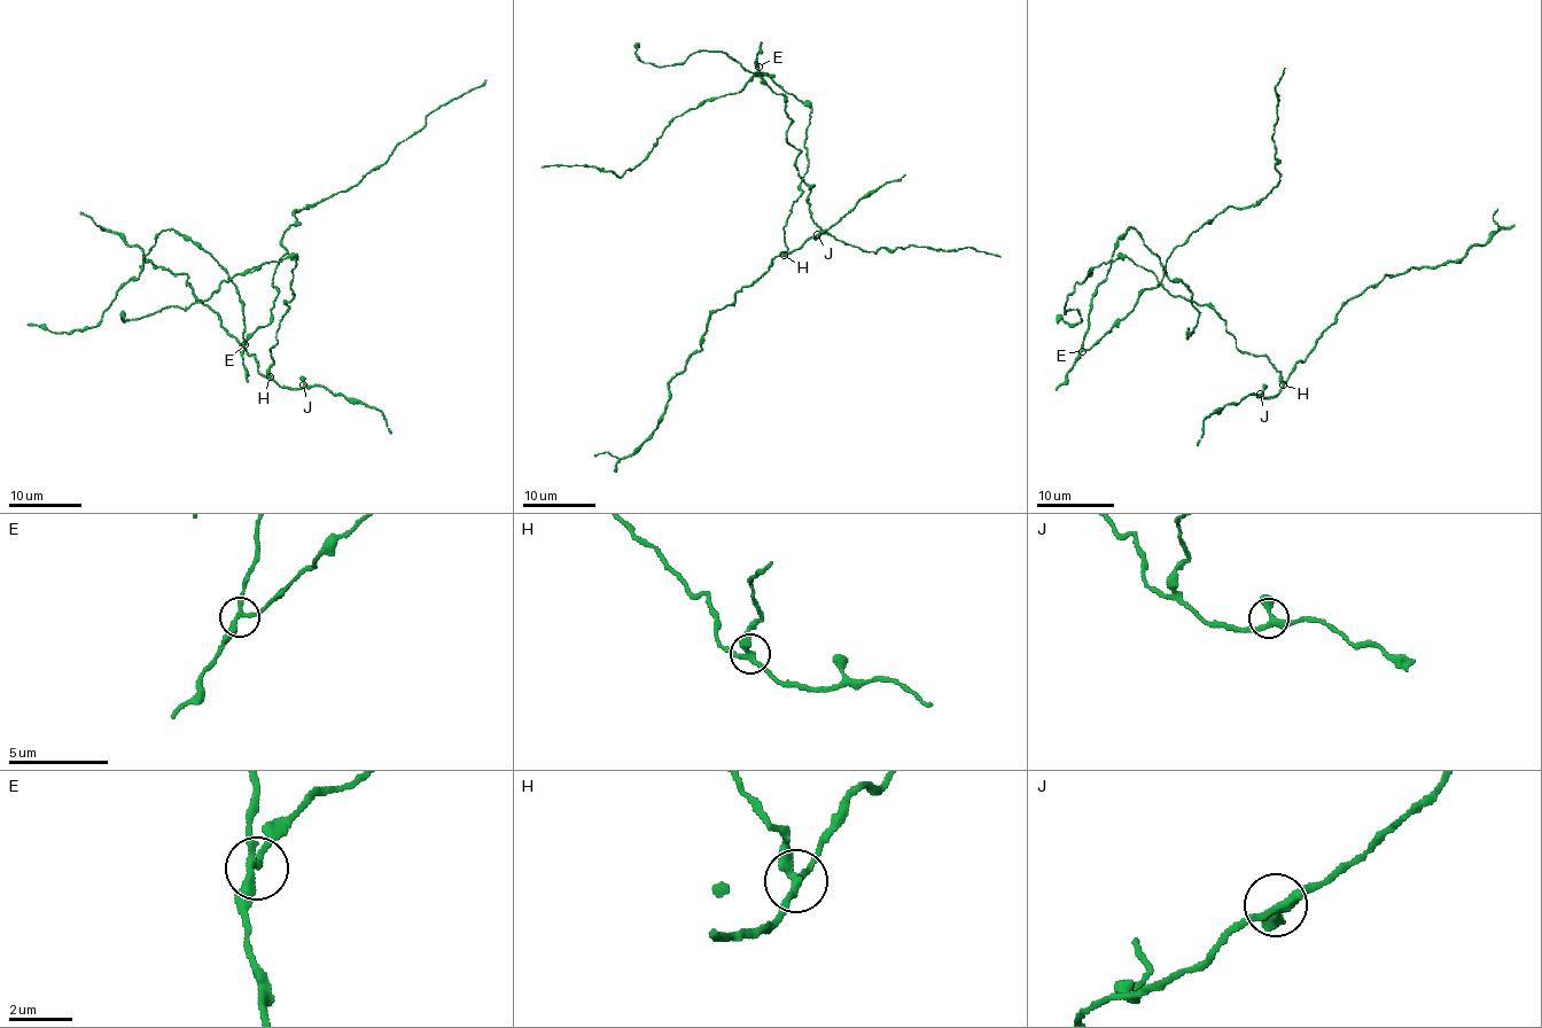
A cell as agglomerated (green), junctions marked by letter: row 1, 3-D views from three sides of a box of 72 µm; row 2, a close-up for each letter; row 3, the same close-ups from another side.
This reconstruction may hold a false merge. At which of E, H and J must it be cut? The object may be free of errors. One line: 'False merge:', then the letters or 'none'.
False merge: H

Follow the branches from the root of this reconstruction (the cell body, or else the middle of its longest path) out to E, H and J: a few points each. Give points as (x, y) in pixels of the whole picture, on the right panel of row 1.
E: (1103, 262), (1085, 279), (1096, 287), (1096, 294), (1090, 306), (1082, 351)
H: (1103, 262), (1127, 257), (1150, 269), (1171, 294), (1209, 306), (1225, 321), (1235, 344), (1264, 355), (1284, 383)
J: (1103, 262), (1127, 257), (1171, 294), (1209, 306), (1240, 351), (1264, 355), (1279, 374), (1282, 389), (1260, 394)

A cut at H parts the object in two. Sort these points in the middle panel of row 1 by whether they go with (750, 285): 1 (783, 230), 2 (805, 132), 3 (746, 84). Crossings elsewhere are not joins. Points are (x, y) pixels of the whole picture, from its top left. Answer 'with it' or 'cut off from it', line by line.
1: cut off from it
2: cut off from it
3: with it

